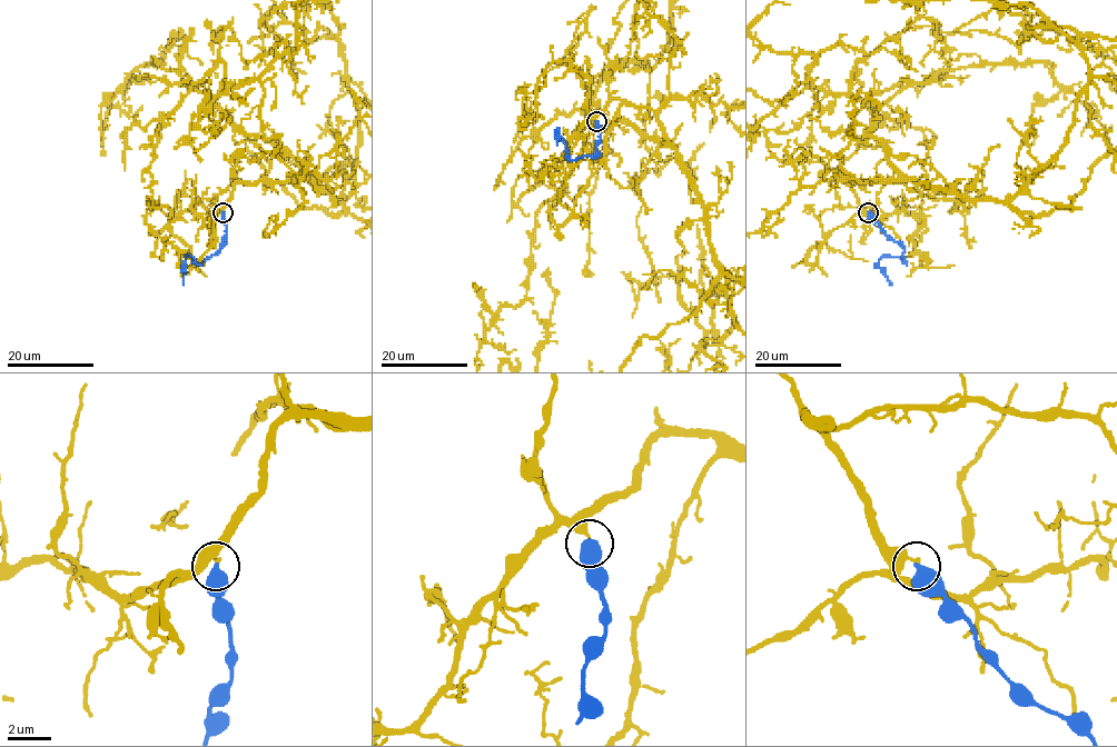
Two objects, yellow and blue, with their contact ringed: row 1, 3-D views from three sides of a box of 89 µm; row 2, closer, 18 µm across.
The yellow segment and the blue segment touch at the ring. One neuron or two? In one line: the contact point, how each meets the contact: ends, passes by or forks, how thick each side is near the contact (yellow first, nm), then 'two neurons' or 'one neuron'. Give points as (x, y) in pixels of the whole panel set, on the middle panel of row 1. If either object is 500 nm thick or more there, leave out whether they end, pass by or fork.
place (596, 121); calibres 180 and 550 nm; two neurons

